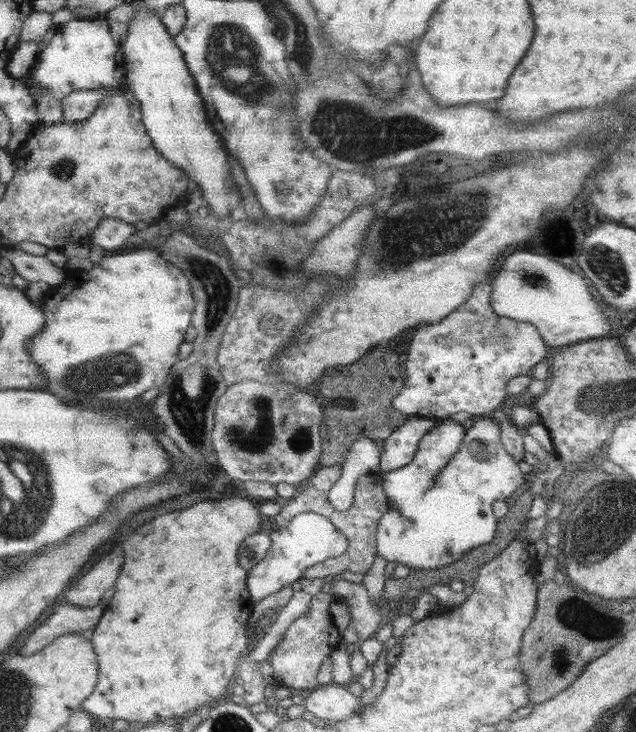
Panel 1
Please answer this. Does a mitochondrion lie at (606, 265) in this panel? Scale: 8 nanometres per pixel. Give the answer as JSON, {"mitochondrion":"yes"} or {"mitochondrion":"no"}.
{"mitochondrion":"yes"}

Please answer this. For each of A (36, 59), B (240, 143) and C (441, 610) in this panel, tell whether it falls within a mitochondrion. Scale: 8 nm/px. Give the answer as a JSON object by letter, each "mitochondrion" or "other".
{"A":"other","B":"other","C":"other"}

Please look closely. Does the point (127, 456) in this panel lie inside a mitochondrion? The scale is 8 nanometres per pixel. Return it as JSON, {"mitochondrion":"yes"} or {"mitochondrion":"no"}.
{"mitochondrion":"no"}

